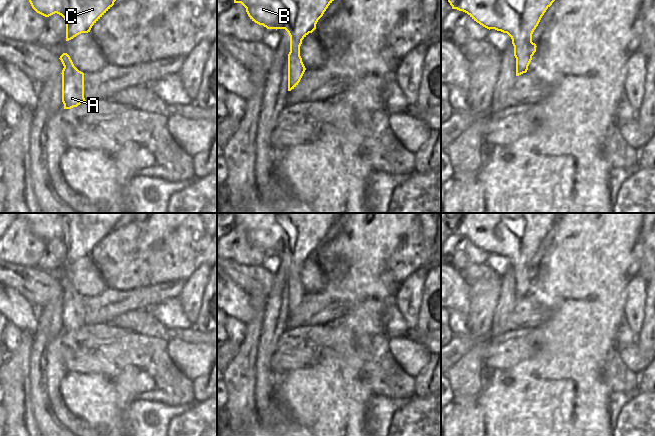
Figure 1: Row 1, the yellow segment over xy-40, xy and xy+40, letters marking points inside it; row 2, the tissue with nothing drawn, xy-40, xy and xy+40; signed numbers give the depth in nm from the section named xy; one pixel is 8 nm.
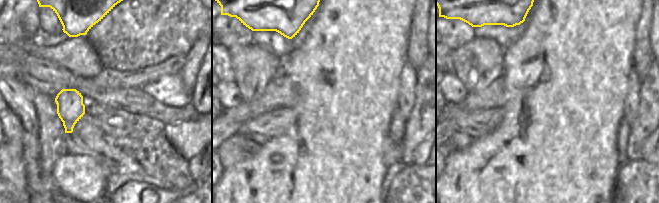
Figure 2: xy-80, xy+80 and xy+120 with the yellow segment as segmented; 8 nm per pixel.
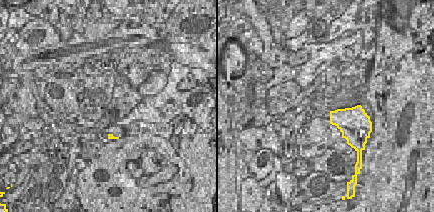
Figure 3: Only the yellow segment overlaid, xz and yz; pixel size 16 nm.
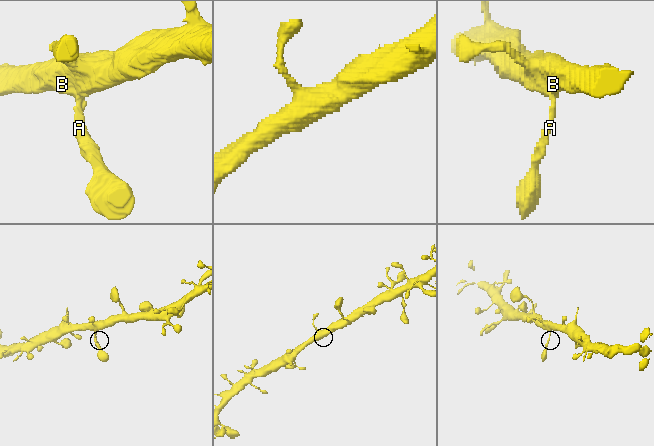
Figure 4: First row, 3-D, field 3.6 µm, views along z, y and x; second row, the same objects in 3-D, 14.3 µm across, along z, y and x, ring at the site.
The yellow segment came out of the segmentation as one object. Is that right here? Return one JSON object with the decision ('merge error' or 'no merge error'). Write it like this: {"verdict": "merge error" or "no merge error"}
{"verdict": "no merge error"}

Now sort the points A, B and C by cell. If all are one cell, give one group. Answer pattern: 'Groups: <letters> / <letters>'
Groups: A B C

